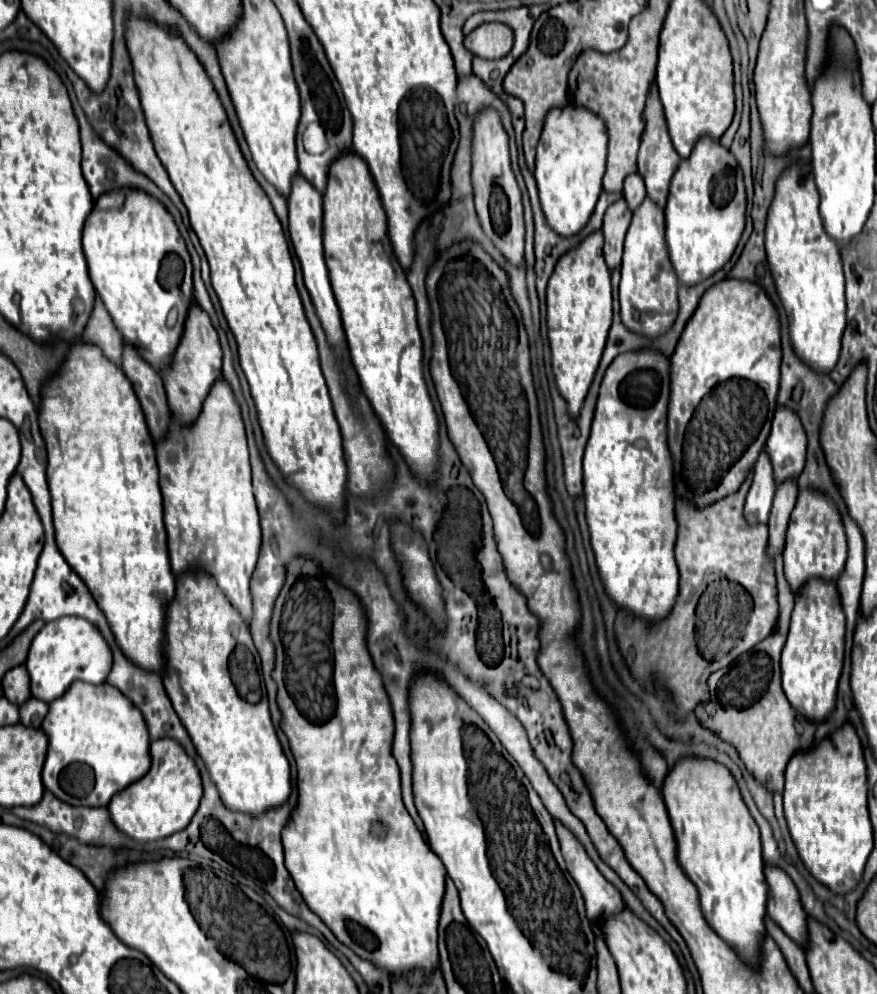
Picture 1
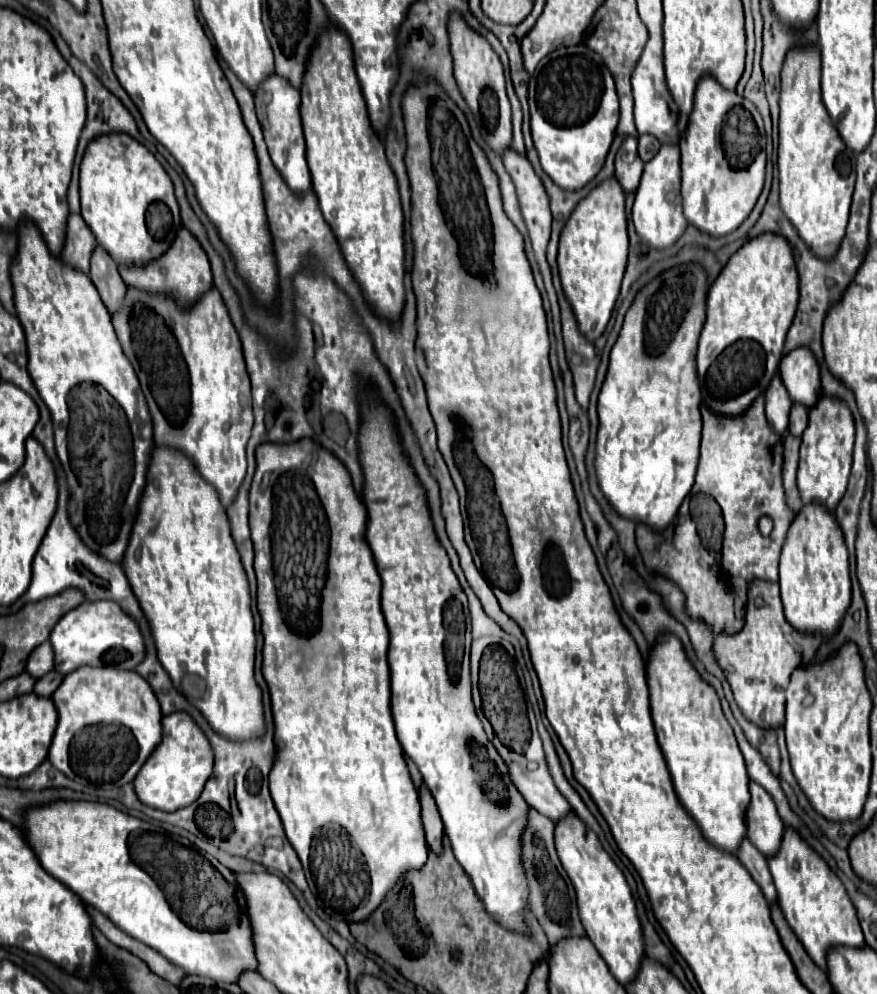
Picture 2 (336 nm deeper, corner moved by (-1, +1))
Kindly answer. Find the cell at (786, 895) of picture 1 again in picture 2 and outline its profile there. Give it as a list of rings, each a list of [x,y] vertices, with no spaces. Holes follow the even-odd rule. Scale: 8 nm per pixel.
[[[755,781],[749,783],[751,801],[745,813],[747,839],[765,855],[771,857],[779,849],[783,837],[783,821],[777,813],[773,797]]]

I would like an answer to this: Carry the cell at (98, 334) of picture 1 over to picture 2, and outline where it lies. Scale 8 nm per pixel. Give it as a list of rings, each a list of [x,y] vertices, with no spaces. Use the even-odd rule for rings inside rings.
[[[69,213],[67,227],[65,227],[65,245],[61,253],[63,261],[67,265],[81,269],[83,273],[89,273],[89,257],[95,245],[97,245],[95,235],[91,233],[83,217],[79,213]]]

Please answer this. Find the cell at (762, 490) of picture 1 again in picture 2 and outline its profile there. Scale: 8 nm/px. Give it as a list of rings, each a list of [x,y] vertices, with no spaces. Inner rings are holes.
[[[779,373],[771,379],[767,395],[765,395],[765,415],[769,425],[783,435],[789,425],[789,409],[791,409],[791,397],[779,377]]]

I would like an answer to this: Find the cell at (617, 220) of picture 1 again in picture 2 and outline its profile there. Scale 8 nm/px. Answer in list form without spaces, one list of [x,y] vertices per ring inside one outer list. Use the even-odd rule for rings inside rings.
[[[627,135],[615,159],[615,177],[623,185],[625,193],[637,189],[641,171],[643,171],[643,161],[637,155],[637,139],[633,135]]]

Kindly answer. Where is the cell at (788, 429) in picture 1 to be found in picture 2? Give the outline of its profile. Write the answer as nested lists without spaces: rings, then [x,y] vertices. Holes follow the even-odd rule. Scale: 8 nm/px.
[[[809,347],[789,351],[779,365],[781,379],[791,395],[791,401],[813,407],[821,395],[819,363]]]

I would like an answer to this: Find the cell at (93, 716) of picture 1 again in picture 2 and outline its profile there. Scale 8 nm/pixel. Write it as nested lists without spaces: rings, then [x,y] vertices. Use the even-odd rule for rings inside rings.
[[[83,666],[63,679],[55,695],[59,723],[49,761],[69,779],[117,789],[135,779],[151,751],[161,743],[161,707],[137,671]]]

